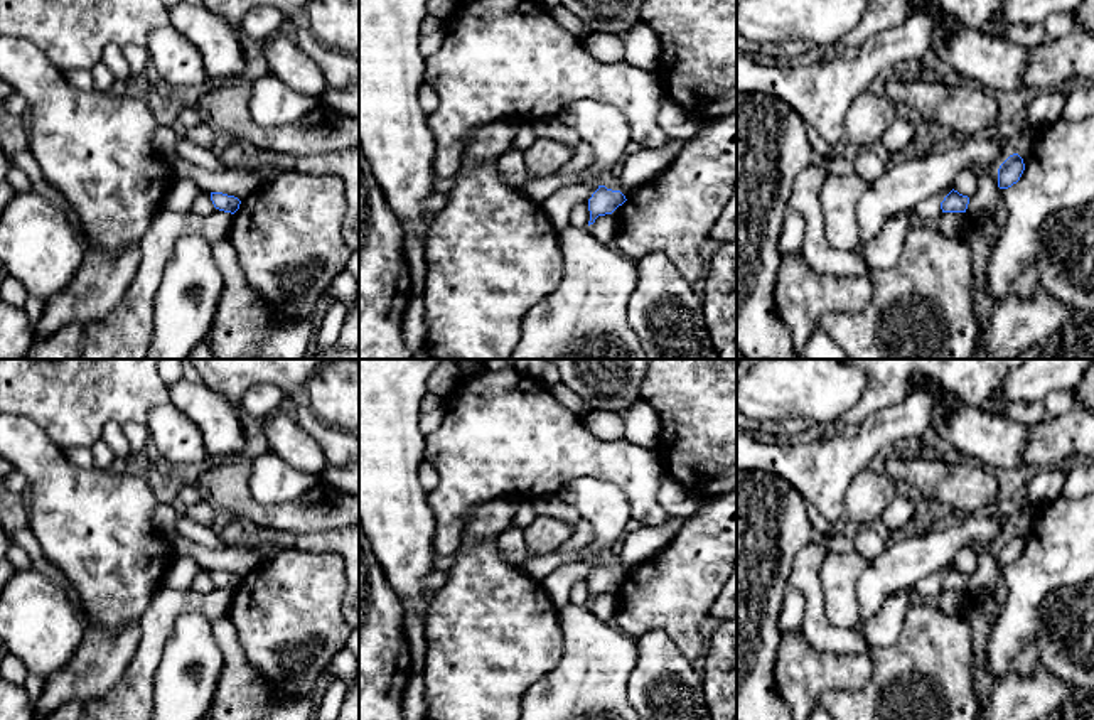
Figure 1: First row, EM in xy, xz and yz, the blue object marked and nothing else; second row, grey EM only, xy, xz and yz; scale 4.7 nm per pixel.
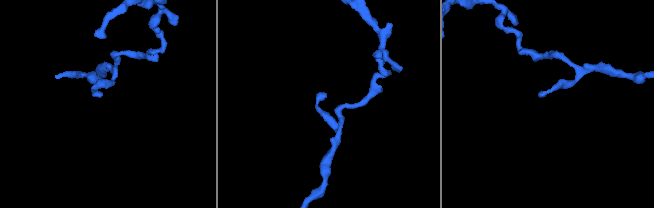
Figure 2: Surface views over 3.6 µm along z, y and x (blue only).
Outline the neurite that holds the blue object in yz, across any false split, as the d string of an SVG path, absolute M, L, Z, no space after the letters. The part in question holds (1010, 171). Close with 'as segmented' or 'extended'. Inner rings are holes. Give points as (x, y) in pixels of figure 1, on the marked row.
M1018 153L1010 155L998 169L998 187L1008 189L1016 184L1025 170L1023 159Z; as segmented

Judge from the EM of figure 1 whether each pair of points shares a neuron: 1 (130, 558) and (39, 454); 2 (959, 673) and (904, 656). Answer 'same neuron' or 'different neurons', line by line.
1: same neuron
2: same neuron

